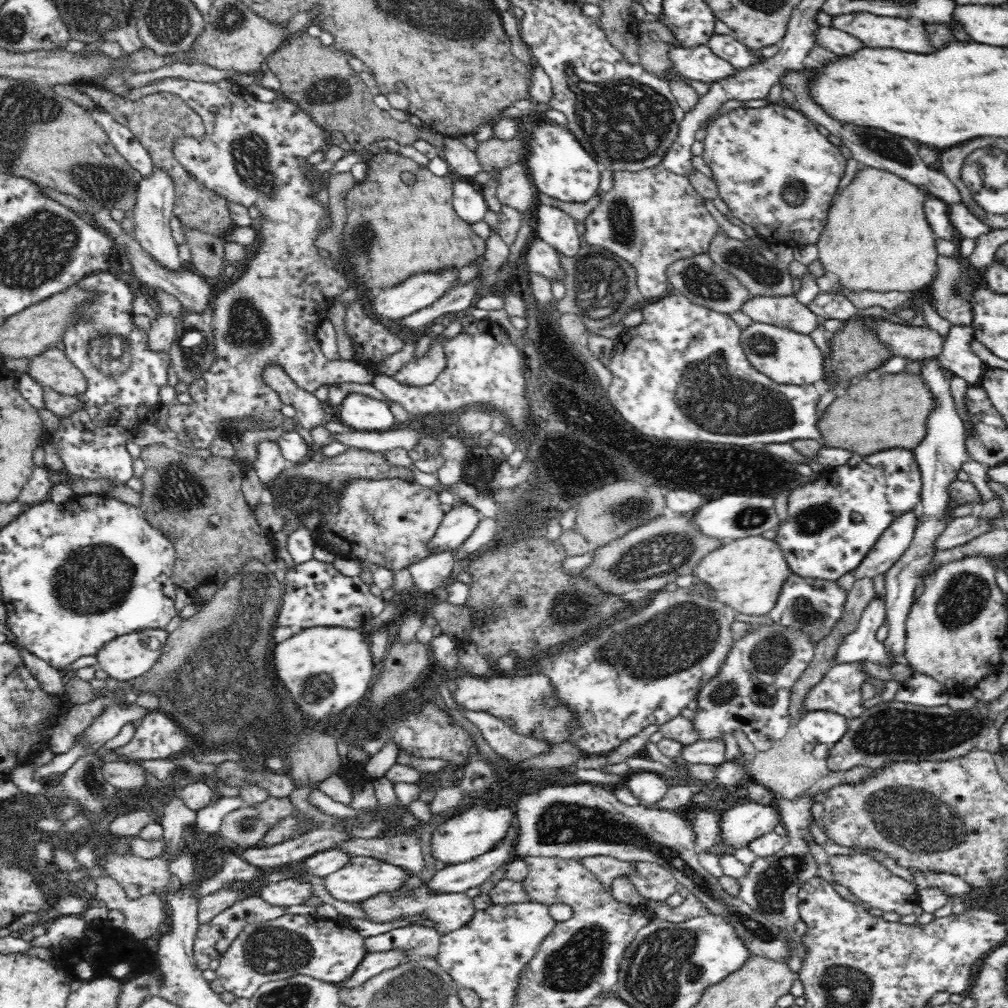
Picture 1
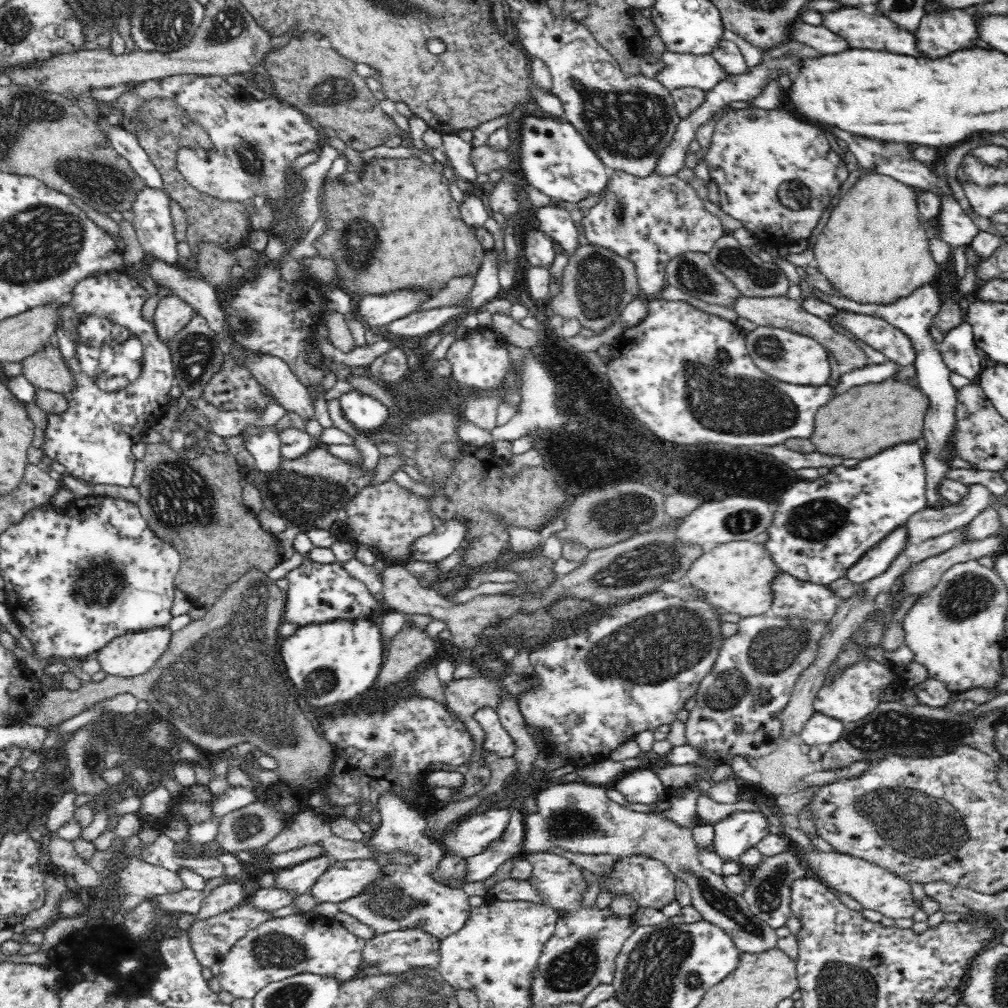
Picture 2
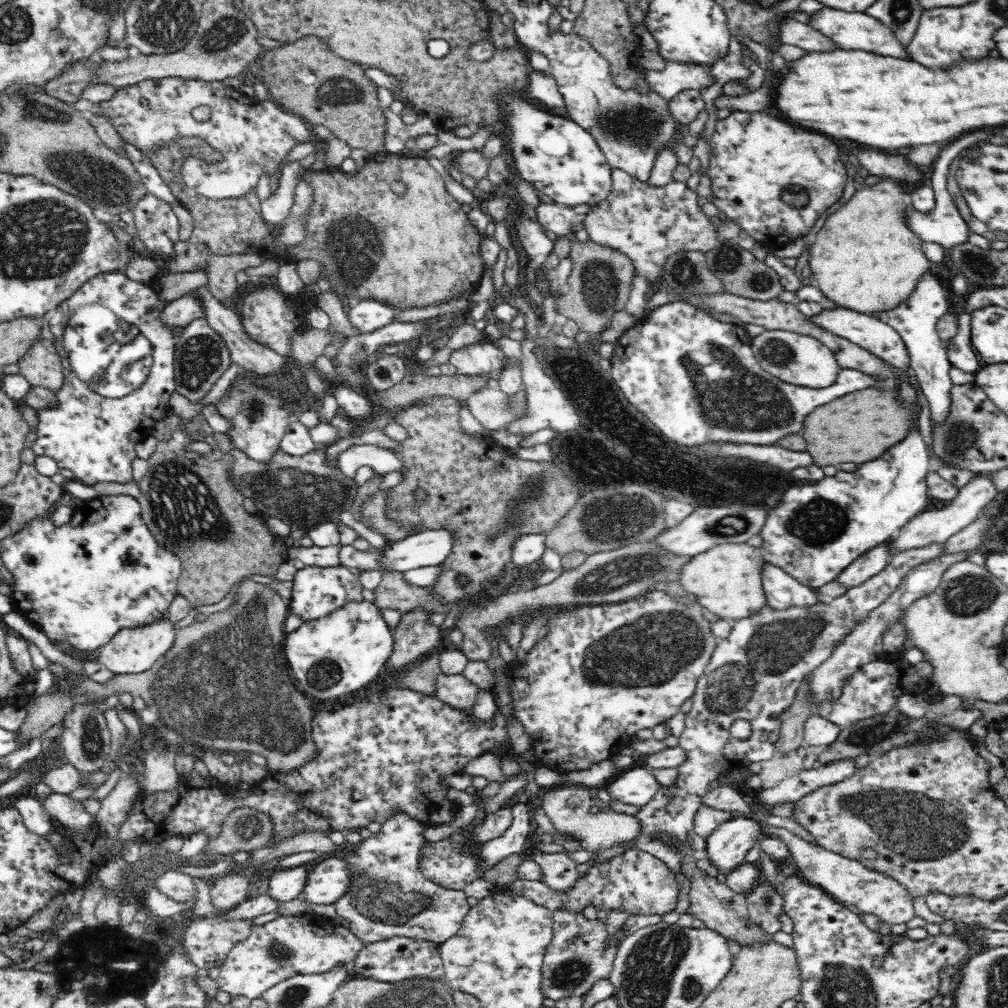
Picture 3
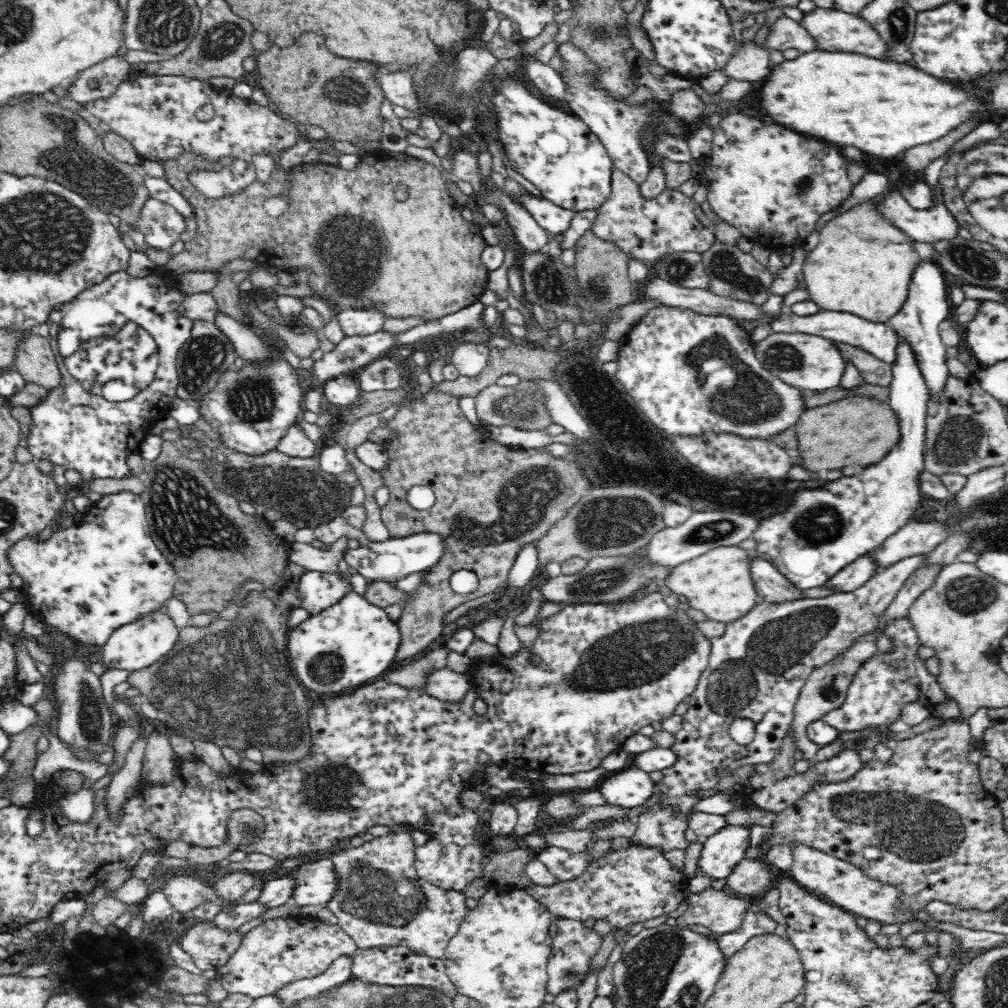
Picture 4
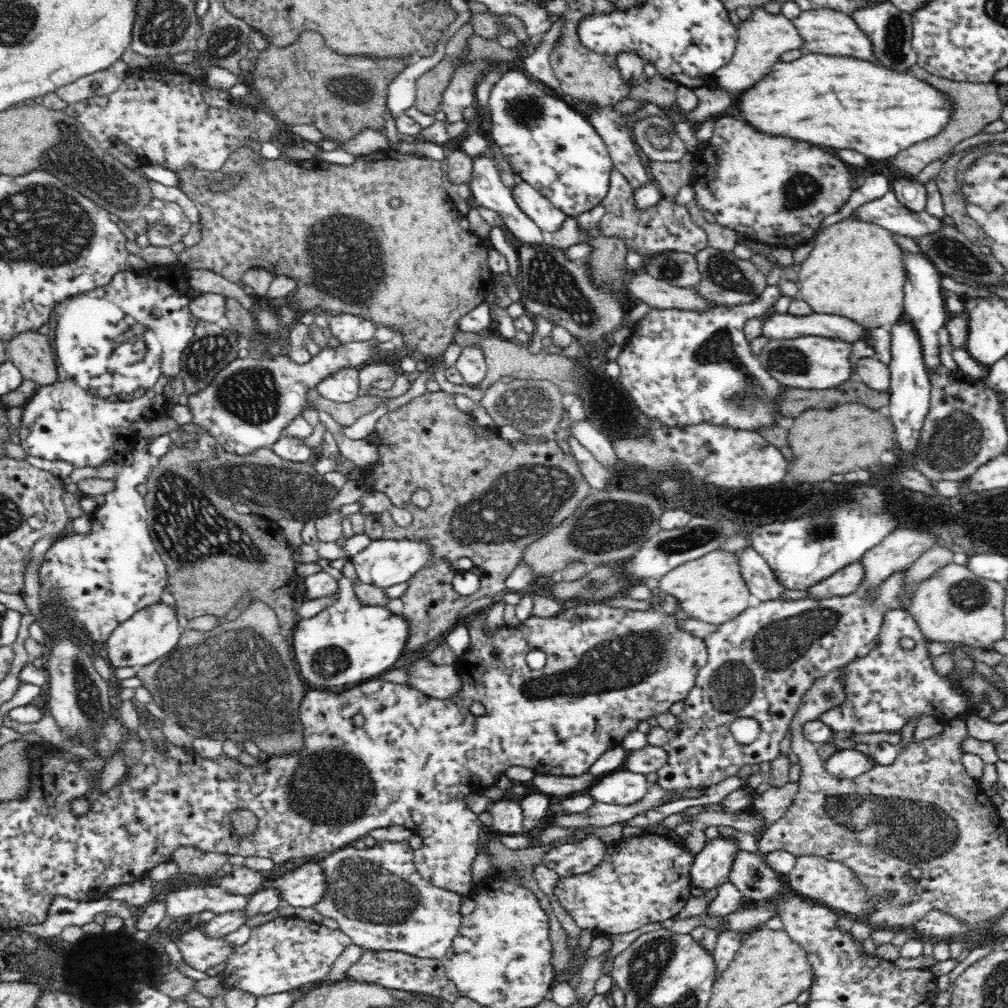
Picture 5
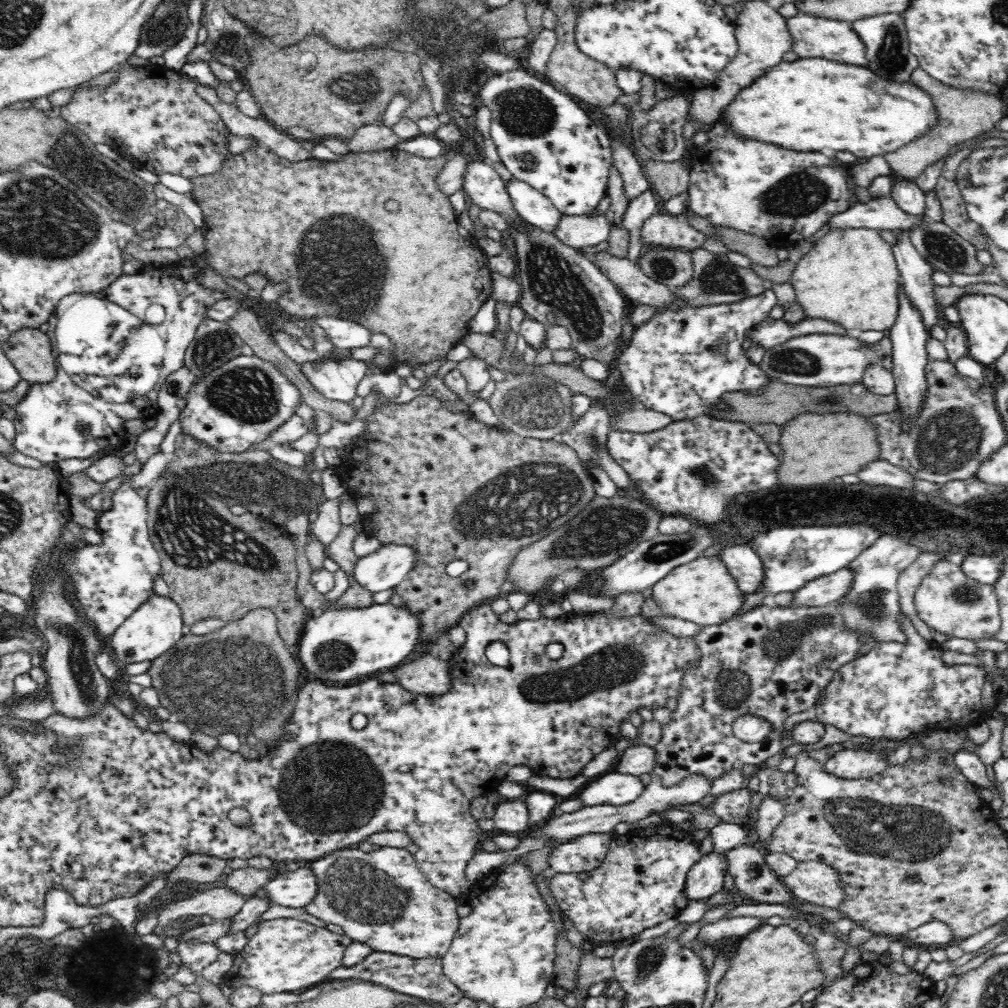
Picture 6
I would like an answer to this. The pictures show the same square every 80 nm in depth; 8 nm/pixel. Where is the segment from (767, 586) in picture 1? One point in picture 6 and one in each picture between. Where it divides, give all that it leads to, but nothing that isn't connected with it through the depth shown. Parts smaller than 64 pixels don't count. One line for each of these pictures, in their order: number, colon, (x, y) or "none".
2: (735, 577)
3: (727, 581)
4: (718, 584)
5: (710, 589)
6: (703, 592)

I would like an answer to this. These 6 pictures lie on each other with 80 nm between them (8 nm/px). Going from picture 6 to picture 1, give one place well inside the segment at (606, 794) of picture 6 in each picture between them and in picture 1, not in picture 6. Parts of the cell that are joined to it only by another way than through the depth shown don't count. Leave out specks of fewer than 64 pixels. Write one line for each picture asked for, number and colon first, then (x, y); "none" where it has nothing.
1: (648, 787)
2: (639, 785)
3: (636, 786)
4: (630, 787)
5: (623, 787)

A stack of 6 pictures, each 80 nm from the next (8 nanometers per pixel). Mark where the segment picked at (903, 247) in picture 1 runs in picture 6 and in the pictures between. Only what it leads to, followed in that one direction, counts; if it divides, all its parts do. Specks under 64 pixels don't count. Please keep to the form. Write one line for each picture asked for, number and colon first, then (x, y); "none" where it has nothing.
2: (873, 250)
3: (864, 258)
4: (862, 265)
5: (855, 270)
6: (849, 277)

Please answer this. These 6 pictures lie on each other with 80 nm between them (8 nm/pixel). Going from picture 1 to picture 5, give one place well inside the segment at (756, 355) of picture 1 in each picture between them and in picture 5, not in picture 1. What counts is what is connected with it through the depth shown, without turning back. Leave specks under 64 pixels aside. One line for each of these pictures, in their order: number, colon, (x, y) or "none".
2: (790, 357)
3: (802, 359)
4: (813, 363)
5: (809, 362)

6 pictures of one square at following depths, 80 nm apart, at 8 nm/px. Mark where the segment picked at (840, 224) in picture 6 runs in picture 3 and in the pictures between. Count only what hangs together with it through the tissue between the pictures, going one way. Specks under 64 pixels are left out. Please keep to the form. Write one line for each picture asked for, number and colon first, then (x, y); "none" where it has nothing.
3: (944, 225)
4: (929, 225)
5: (887, 212)

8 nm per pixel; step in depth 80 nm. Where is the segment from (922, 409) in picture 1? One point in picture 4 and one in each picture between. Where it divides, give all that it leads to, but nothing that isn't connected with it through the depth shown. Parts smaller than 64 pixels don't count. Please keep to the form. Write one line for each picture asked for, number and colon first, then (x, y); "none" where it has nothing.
2: (861, 422)
3: (861, 426)
4: (858, 430)

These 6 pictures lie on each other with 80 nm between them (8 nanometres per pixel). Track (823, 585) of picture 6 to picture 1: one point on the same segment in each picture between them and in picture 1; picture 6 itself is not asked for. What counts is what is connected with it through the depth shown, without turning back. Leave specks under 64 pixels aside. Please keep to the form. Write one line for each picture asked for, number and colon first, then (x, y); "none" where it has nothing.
1: (897, 539)
2: (876, 561)
3: (874, 561)
4: (855, 575)
5: (845, 582)

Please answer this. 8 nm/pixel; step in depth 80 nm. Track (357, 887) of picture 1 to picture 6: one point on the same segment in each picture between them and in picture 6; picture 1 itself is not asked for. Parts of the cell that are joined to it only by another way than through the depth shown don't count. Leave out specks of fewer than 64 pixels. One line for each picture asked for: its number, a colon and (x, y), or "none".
2: (341, 880)
3: (330, 877)
4: (314, 883)
5: (304, 886)
6: (294, 889)

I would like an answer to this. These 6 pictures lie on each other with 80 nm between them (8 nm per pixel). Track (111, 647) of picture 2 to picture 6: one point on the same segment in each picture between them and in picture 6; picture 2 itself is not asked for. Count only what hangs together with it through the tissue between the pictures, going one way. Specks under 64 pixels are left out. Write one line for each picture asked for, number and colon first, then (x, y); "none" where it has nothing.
3: (132, 650)
4: (135, 646)
5: (153, 632)
6: (155, 627)

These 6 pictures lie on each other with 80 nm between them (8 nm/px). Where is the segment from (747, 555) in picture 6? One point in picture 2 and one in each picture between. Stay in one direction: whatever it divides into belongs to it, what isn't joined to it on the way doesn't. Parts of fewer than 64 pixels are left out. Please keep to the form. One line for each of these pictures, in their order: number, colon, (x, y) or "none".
2: (791, 597)
3: (782, 591)
4: (770, 584)
5: (758, 577)

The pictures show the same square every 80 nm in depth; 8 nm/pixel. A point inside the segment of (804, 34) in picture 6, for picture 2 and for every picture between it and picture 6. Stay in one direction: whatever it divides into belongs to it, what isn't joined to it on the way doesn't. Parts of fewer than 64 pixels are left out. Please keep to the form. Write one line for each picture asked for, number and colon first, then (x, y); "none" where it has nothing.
2: (861, 28)
3: (847, 31)
4: (833, 31)
5: (829, 32)

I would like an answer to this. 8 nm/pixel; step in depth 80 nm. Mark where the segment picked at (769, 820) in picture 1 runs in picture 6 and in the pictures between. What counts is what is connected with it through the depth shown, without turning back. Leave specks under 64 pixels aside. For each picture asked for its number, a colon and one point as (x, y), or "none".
2: (740, 831)
3: (726, 847)
4: (721, 852)
5: (711, 868)
6: (706, 877)

